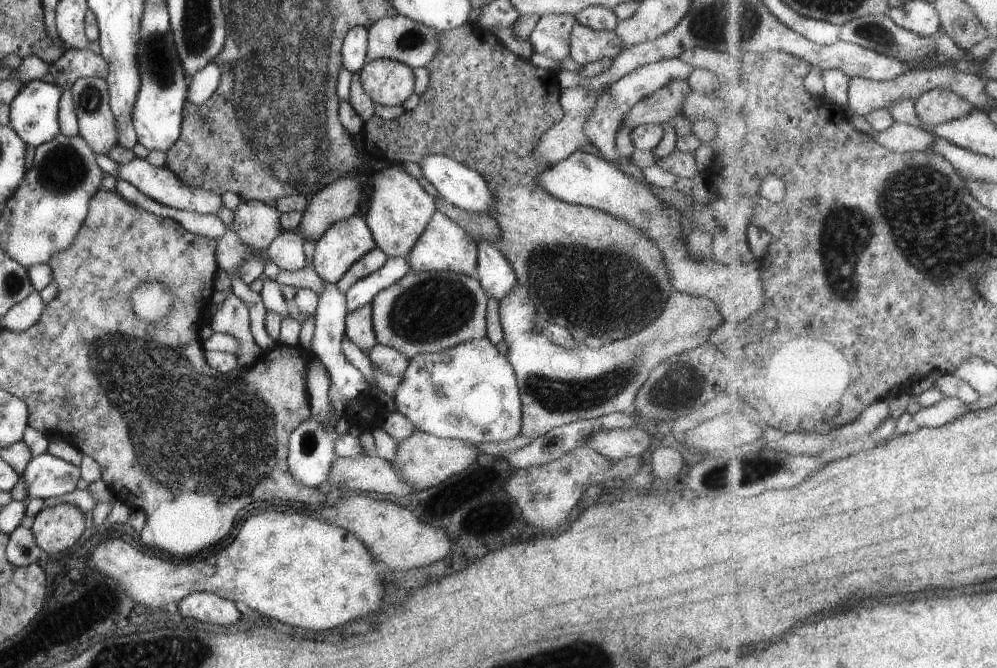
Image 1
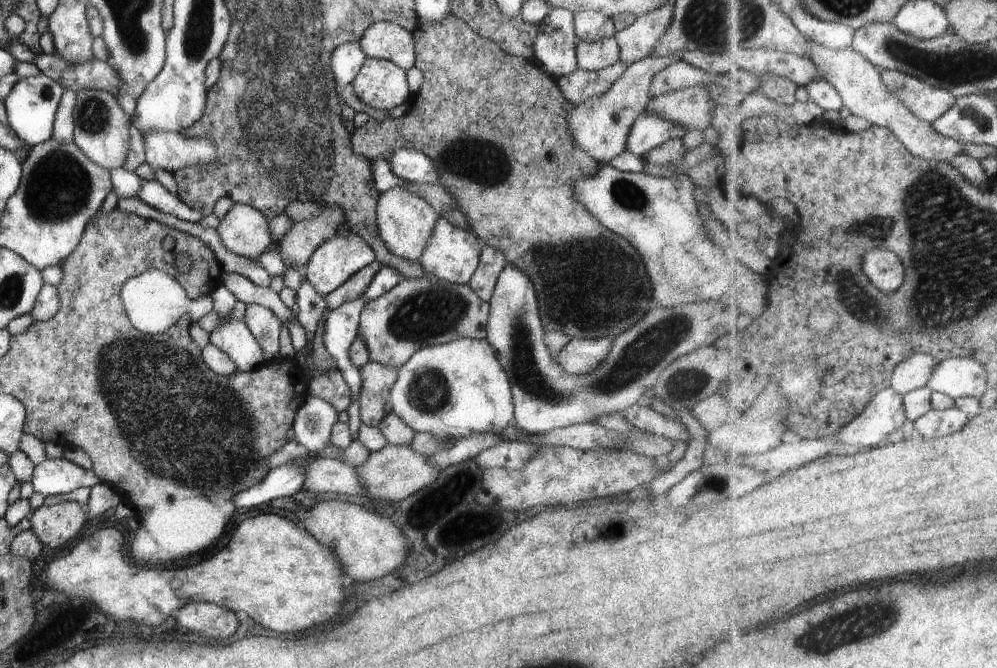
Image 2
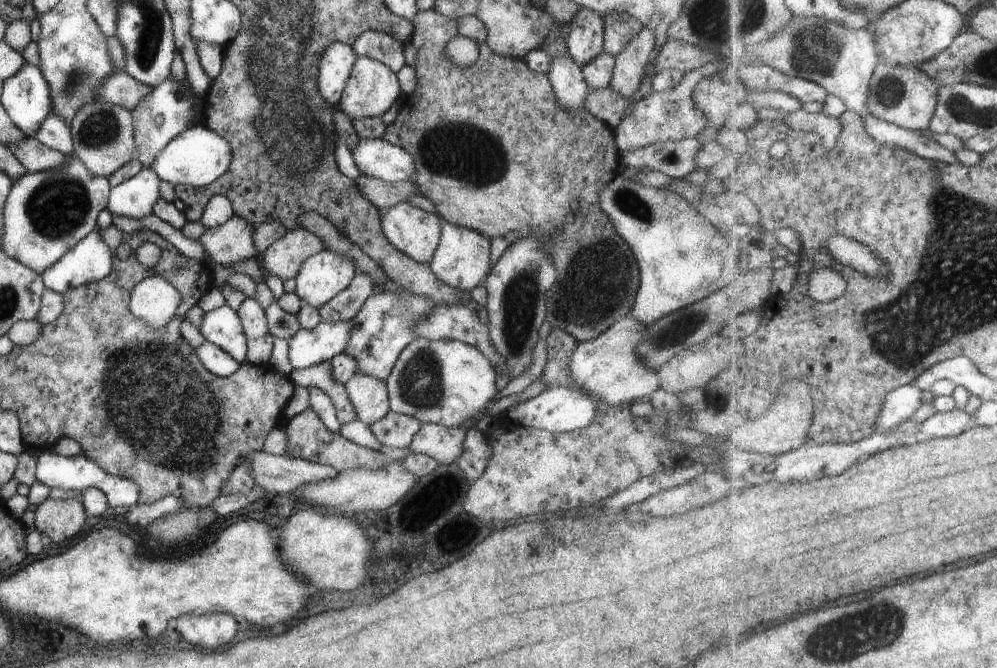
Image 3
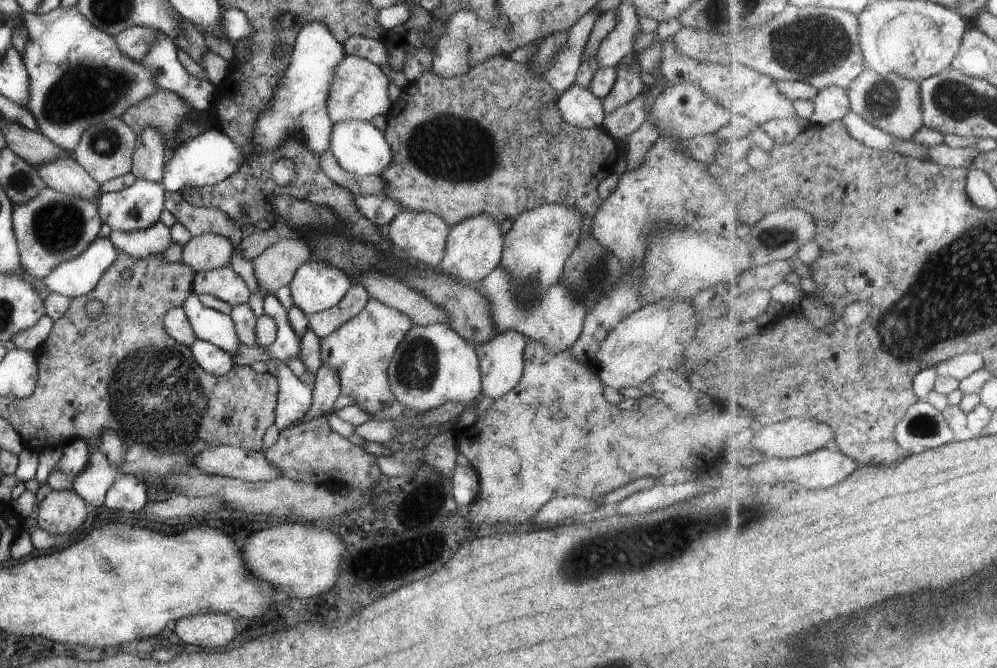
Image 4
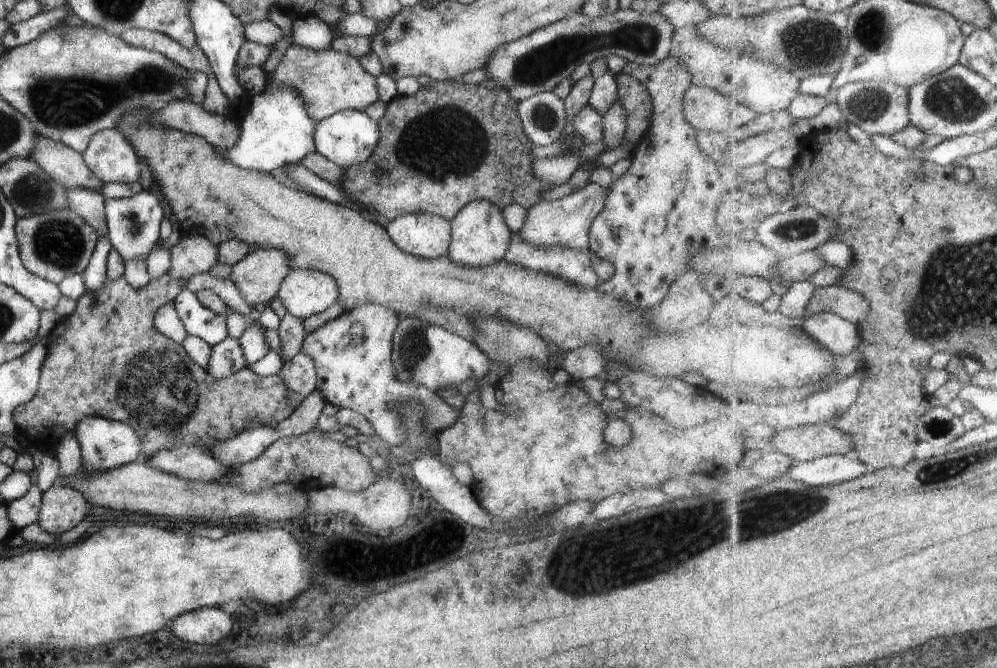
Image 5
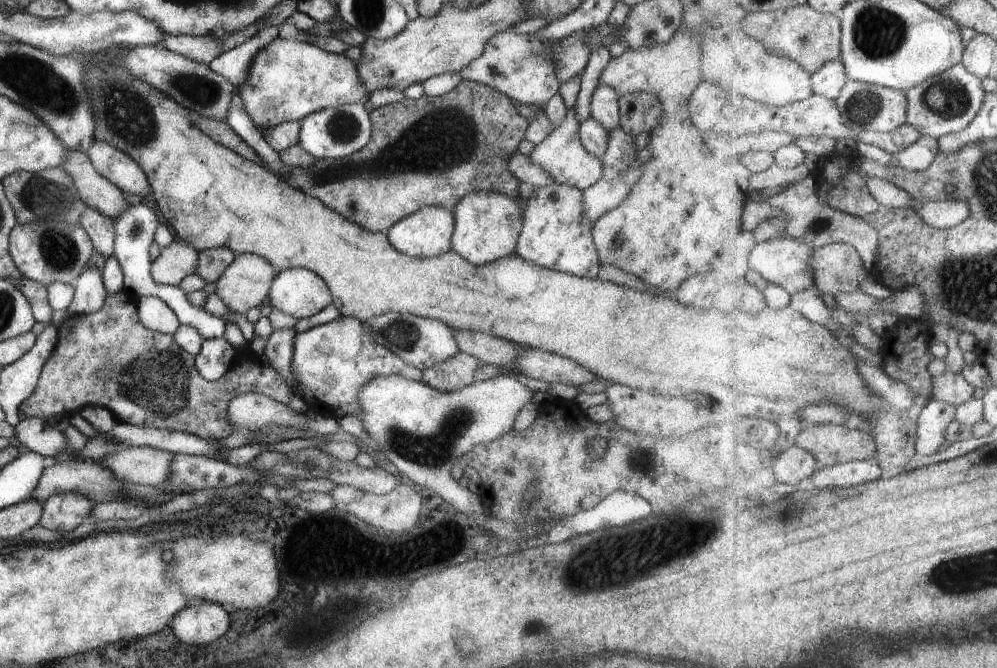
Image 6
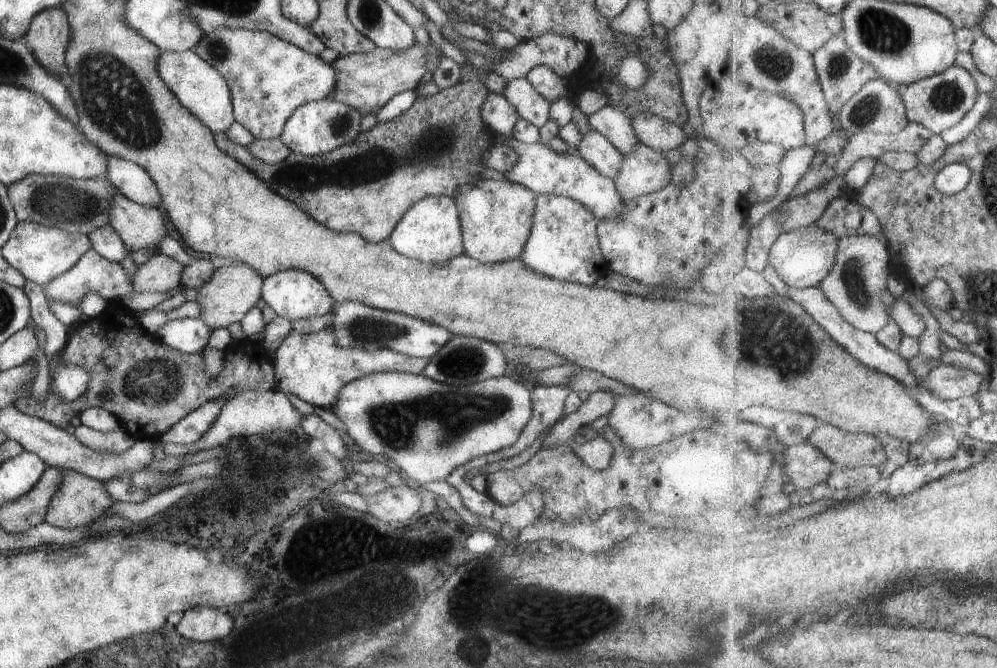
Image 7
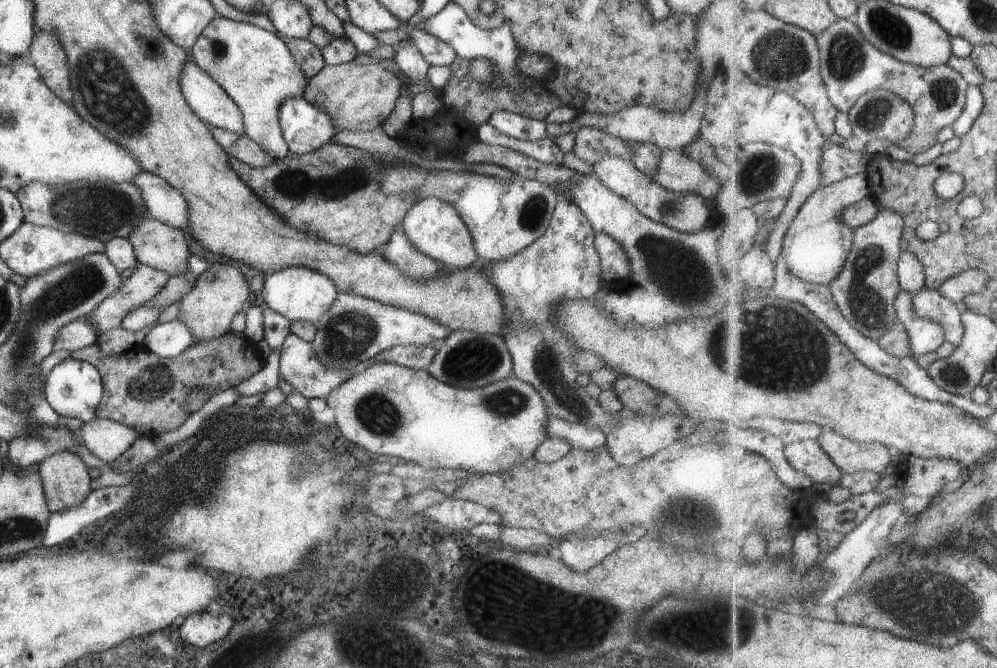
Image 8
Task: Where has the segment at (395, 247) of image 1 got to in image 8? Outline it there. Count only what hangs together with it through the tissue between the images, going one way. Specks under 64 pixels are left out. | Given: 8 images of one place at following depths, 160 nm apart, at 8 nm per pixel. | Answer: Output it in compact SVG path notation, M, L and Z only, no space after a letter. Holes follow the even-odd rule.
M428 197L413 203L405 212L399 228L403 230L407 242L411 242L415 250L419 250L419 253L429 256L431 260L439 264L452 268L467 268L479 259L465 224L455 213L453 206L439 198Z

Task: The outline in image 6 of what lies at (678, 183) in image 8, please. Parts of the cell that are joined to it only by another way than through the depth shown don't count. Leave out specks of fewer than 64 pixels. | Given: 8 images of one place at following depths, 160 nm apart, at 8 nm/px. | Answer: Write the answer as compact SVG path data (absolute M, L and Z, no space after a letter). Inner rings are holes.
M615 127L608 133L606 149L600 158L603 165L601 176L591 186L581 191L586 217L593 222L603 213L615 208L631 190L631 187L639 180L642 173L642 163L636 159L637 150L629 135L621 127Z

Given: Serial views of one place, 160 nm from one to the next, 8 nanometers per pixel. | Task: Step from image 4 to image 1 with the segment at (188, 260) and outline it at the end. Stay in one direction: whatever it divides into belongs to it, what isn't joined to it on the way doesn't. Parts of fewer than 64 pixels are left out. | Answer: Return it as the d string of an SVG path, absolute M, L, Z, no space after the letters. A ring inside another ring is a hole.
M241 201L232 211L231 229L245 246L265 250L281 232L280 212L261 201Z

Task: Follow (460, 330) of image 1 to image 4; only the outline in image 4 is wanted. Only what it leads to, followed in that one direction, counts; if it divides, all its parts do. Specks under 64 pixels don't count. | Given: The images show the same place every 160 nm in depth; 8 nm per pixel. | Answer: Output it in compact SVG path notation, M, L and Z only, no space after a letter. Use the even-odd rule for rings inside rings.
M370 298L353 318L319 339L321 369L335 370L340 380L339 395L349 395L354 400L357 410L369 413L373 419L415 419L424 413L411 409L381 408L383 404L390 406L395 402L396 398L388 387L388 362L400 338L413 324L406 314ZM507 329L501 336L493 338L488 343L473 345L478 356L478 367L481 373L481 397L489 396L495 400L511 390L516 382L519 382L523 368L522 352L527 341L521 333Z

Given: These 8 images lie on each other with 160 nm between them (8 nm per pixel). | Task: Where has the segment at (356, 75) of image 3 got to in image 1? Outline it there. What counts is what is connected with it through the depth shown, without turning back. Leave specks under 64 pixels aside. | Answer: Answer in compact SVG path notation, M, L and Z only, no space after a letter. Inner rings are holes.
M389 59L366 62L359 71L360 86L375 105L400 105L414 92L413 69Z

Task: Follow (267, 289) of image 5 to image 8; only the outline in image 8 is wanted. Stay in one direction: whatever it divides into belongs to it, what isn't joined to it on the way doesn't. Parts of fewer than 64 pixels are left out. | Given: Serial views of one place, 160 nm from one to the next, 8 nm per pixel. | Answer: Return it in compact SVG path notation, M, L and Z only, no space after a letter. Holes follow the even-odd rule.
M222 264L215 274L207 272L206 276L198 276L193 288L179 300L179 315L177 321L191 330L195 341L211 340L223 334L230 333L230 323L237 312L244 311L250 300L249 286L246 276L240 270Z

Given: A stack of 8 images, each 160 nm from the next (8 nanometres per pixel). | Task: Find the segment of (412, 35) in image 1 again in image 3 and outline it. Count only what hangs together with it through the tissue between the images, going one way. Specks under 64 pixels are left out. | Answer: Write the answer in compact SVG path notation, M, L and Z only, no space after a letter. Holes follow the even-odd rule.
M366 30L357 36L351 48L357 57L369 57L385 64L396 72L405 65L402 52L403 43L381 31Z

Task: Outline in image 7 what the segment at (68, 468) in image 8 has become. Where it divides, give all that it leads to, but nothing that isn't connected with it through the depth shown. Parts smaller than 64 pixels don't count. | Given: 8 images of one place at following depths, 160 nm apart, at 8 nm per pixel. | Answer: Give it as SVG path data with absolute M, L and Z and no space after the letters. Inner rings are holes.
M61 469L61 484L50 497L47 512L44 514L44 522L50 526L71 530L75 526L86 525L95 518L100 517L107 508L110 508L114 500L106 492L102 481L97 481L83 474Z

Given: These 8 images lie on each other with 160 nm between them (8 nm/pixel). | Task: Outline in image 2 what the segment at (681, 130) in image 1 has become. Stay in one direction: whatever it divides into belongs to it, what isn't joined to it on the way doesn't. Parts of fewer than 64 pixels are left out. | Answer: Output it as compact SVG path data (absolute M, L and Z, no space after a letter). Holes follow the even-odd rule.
M693 85L650 97L645 111L658 114L687 131L702 131L707 125L716 124L710 116L714 104L705 87Z

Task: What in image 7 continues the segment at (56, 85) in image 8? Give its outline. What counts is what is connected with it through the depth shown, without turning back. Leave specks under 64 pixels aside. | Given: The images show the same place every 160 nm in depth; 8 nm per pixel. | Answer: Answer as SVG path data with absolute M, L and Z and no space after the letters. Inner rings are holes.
M58 5L33 14L26 34L21 38L33 50L34 59L49 74L66 80L64 53L70 40L69 20Z

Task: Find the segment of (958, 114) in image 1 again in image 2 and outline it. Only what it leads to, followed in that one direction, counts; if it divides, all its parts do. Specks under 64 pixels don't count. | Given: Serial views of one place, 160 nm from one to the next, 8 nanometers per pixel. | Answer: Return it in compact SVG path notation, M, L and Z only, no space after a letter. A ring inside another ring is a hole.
M881 71L883 82L911 112L921 120L934 123L957 100L950 91L933 86L922 78L901 71Z

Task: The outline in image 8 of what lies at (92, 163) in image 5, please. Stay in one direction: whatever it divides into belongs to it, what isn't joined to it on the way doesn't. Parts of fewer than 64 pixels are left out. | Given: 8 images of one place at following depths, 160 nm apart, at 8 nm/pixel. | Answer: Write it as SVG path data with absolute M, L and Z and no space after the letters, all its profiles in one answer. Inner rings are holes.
M145 171L135 174L129 180L129 184L139 188L141 200L145 204L145 212L150 219L167 224L167 226L175 226L175 229L186 229L187 204L175 188L171 188L161 178Z

